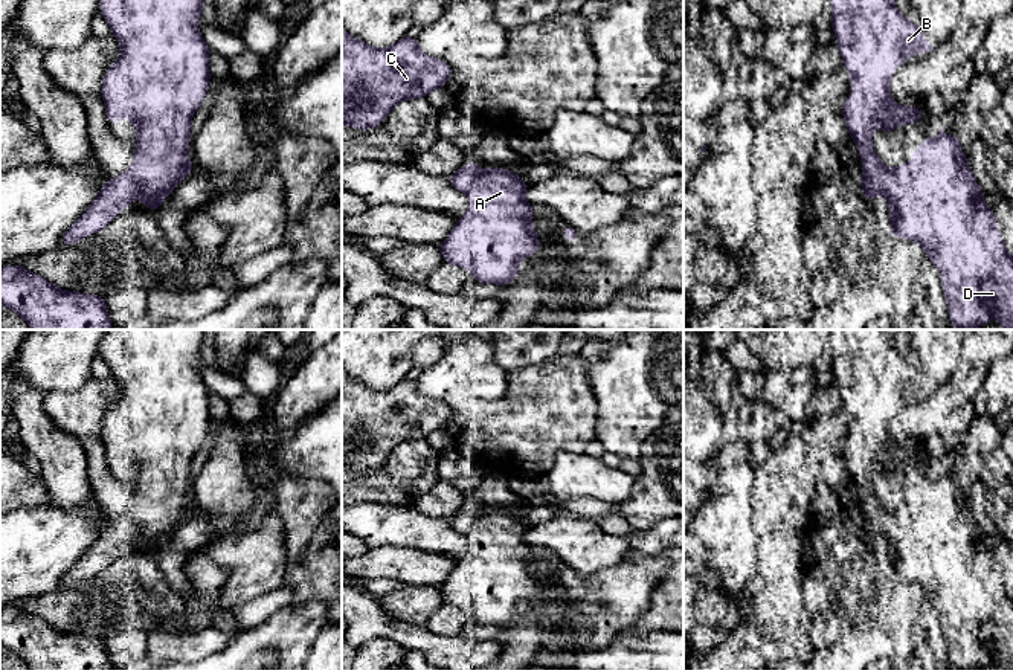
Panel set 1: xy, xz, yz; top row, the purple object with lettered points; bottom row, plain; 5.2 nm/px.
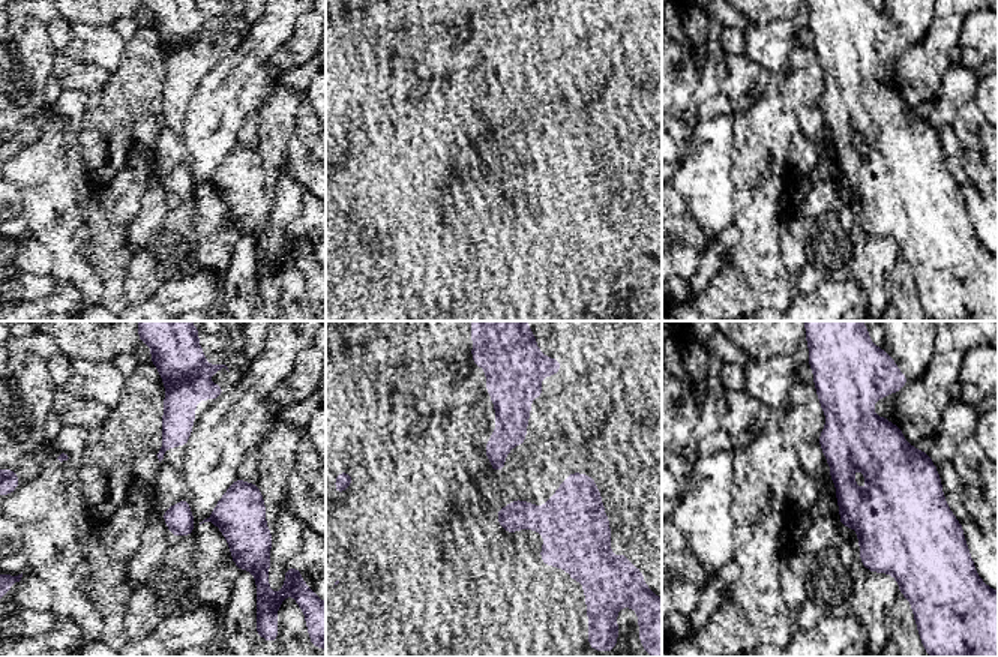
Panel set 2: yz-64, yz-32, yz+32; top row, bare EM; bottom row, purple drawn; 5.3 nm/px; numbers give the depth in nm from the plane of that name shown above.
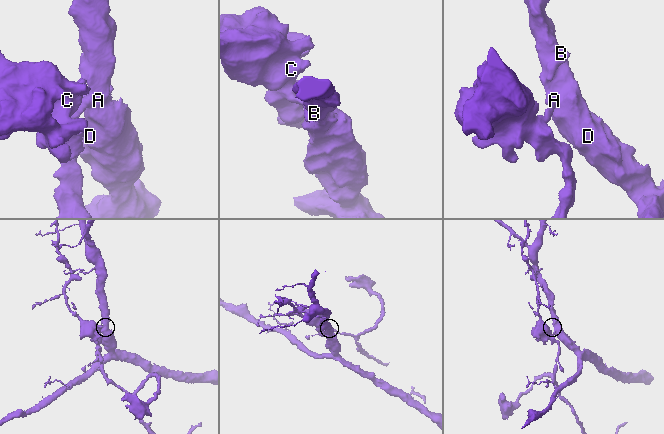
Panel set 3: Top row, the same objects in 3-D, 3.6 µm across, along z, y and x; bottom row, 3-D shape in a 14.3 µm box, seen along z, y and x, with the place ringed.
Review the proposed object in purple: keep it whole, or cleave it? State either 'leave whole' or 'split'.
split

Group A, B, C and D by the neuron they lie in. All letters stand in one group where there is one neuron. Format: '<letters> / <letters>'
A B D / C

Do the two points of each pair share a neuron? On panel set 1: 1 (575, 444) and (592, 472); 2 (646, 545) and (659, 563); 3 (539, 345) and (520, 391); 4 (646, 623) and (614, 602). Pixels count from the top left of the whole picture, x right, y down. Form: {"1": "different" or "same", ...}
{"1": "different", "2": "different", "3": "different", "4": "different"}

